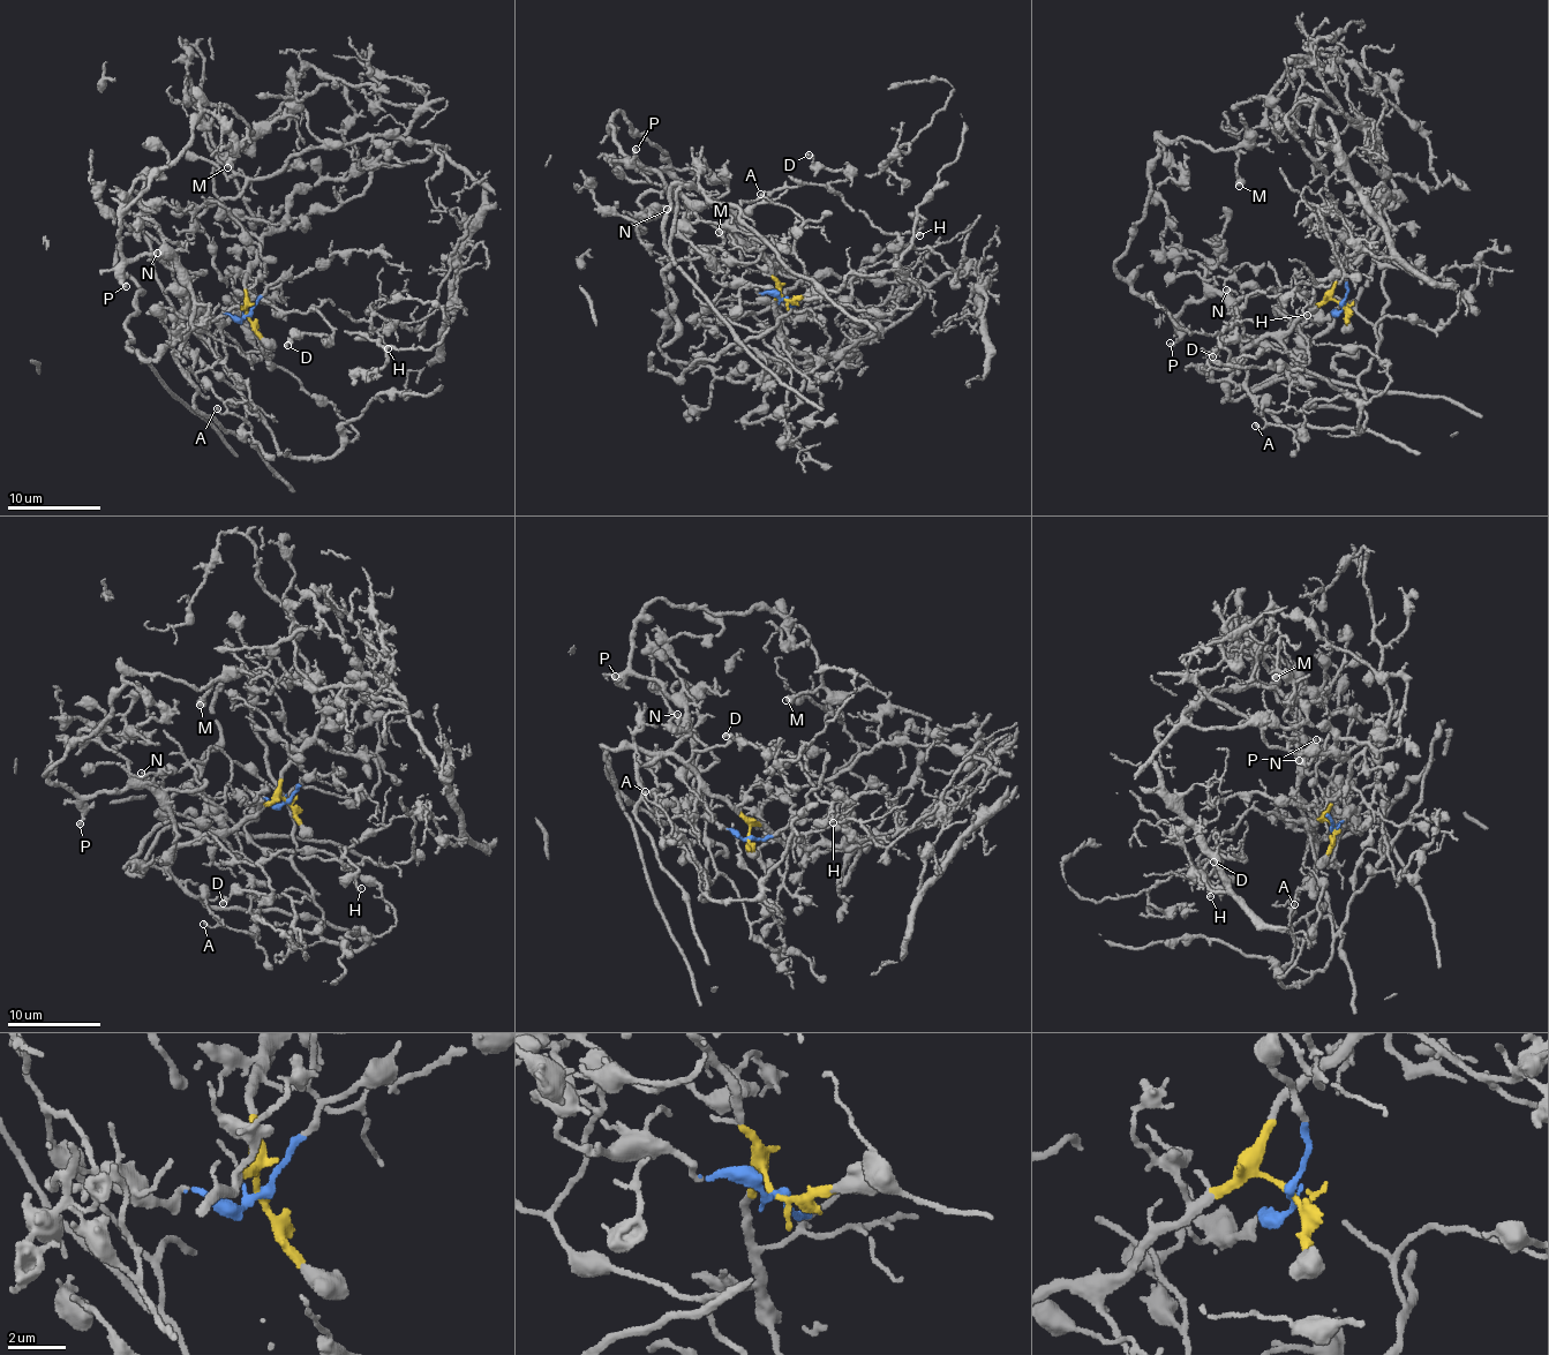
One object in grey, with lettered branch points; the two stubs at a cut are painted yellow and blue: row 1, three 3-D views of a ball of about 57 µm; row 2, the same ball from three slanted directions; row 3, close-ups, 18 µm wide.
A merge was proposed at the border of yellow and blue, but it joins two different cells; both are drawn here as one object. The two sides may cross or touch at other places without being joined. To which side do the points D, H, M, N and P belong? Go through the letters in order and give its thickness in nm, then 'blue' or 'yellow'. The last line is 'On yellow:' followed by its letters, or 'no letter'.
D: calibre 280 nm; yellow
H: calibre 150 nm; yellow
M: calibre 550 nm; blue
N: calibre 460 nm; blue
P: calibre 200 nm; blue
On yellow: D, H

